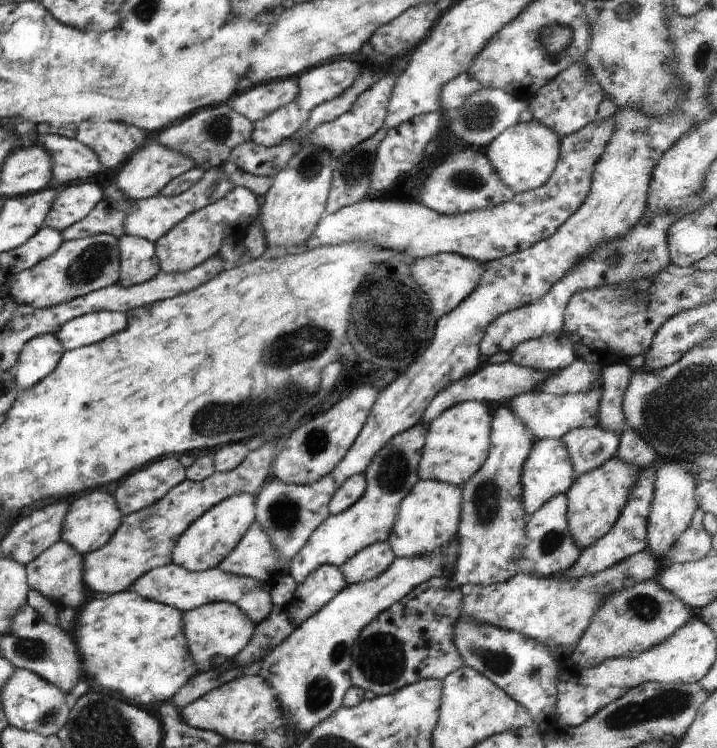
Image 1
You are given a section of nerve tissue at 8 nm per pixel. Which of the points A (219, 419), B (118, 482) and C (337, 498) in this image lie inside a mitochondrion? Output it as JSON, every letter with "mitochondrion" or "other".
{"A":"mitochondrion","B":"other","C":"other"}

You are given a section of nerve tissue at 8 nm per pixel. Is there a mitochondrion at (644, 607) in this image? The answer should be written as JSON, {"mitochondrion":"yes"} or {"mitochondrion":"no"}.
{"mitochondrion":"yes"}

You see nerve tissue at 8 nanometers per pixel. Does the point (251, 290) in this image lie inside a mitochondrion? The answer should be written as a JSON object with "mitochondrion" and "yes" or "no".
{"mitochondrion":"no"}

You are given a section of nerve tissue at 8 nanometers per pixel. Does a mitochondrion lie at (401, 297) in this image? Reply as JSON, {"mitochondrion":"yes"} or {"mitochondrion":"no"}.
{"mitochondrion":"yes"}

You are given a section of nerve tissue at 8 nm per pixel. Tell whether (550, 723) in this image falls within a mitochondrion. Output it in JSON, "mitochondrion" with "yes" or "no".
{"mitochondrion":"no"}

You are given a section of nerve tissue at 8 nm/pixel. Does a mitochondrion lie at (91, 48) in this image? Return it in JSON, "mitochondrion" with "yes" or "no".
{"mitochondrion":"no"}

